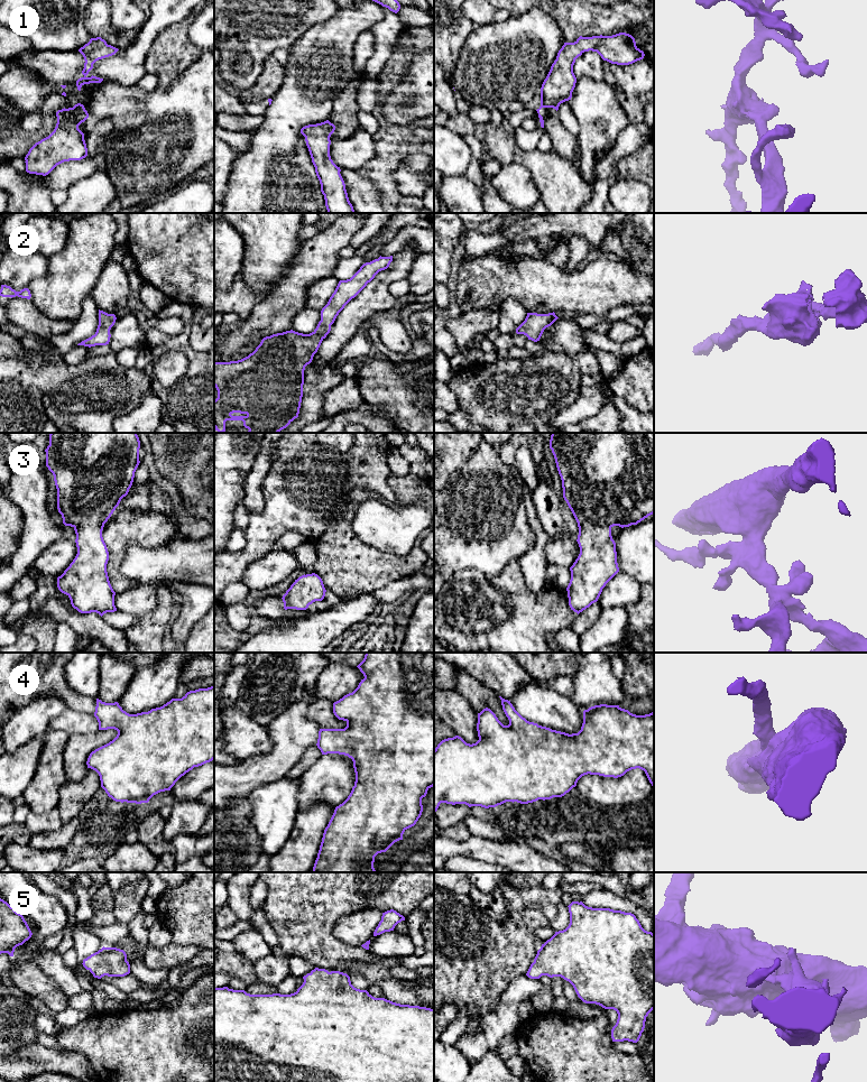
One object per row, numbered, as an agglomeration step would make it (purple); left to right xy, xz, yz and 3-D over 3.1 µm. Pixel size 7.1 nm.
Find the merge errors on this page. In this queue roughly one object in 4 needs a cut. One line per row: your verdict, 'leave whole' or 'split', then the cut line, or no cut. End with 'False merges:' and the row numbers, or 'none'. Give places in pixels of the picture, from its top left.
1: leave whole; no cut
2: leave whole; no cut
3: leave whole; no cut
4: leave whole; no cut
5: leave whole; no cut
False merges: none

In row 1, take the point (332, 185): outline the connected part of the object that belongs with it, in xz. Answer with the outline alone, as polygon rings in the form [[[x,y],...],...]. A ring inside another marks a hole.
[[[326,120],[303,127],[301,133],[305,137],[328,213],[356,213],[349,201],[341,169],[330,156],[330,137],[334,130],[335,126]]]

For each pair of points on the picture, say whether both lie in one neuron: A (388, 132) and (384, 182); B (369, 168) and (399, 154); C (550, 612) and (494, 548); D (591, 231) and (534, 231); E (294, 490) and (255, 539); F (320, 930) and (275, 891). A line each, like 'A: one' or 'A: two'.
A: one
B: one
C: two
D: one
E: one
F: one

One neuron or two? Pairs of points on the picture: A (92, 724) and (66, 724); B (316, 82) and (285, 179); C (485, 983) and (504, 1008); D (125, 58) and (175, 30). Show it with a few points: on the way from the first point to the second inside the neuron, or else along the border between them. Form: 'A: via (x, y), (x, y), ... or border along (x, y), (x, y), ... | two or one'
A: via (85, 724), (73, 724) | one
B: via (292, 107), (285, 113), (285, 155) | one
C: border along (515, 980), (501, 995), (497, 1006), (480, 1019) | two
D: border along (172, 25), (153, 44), (146, 68) | two

